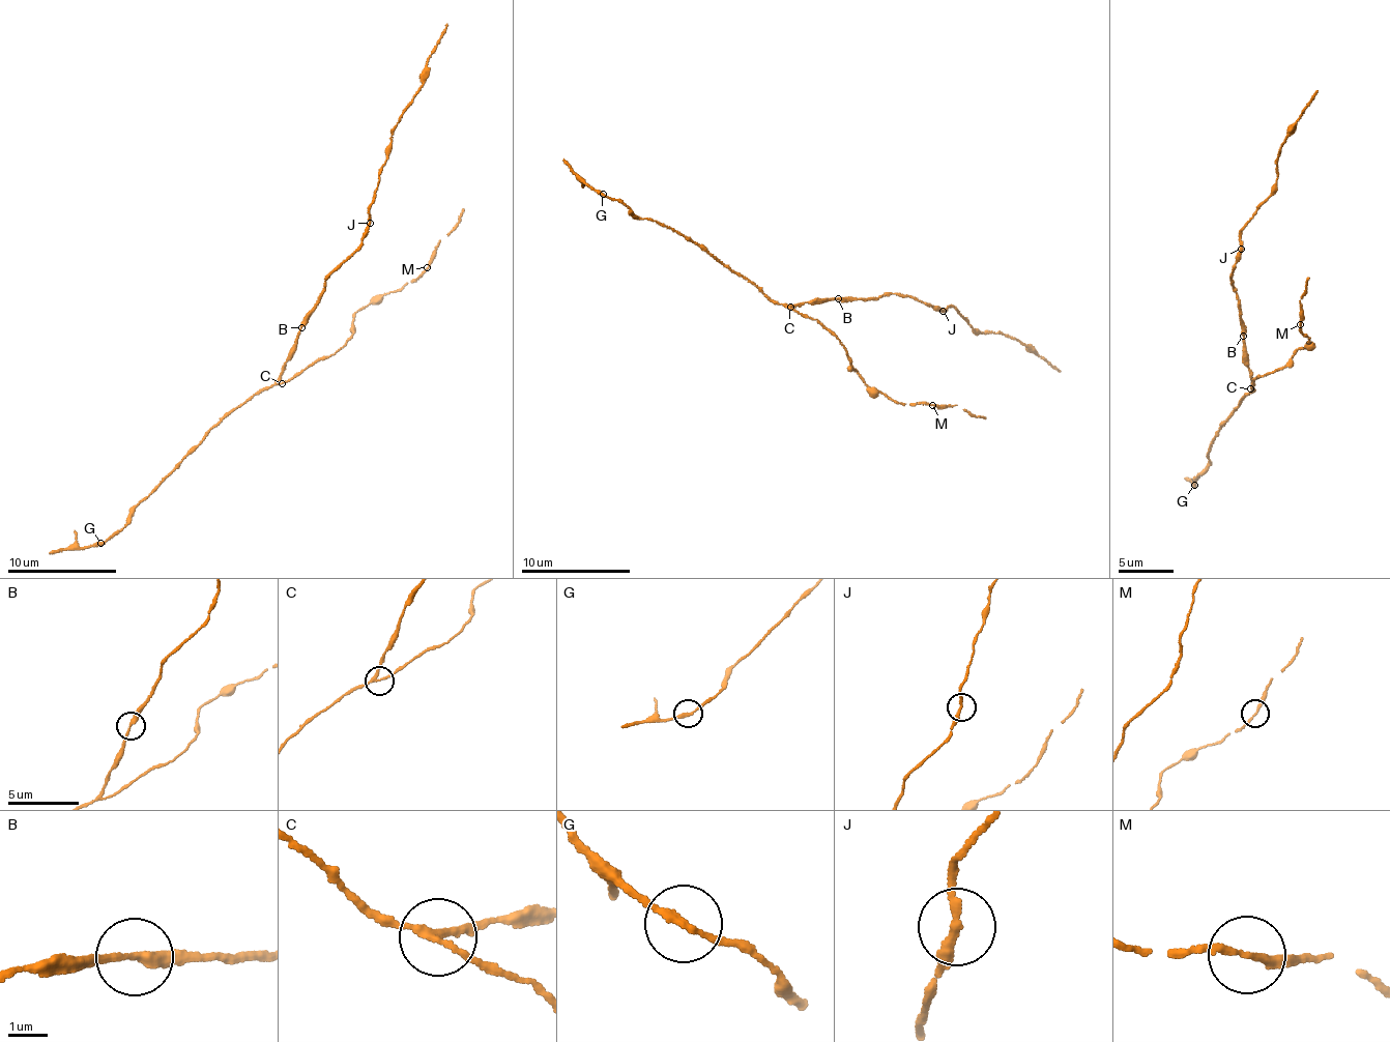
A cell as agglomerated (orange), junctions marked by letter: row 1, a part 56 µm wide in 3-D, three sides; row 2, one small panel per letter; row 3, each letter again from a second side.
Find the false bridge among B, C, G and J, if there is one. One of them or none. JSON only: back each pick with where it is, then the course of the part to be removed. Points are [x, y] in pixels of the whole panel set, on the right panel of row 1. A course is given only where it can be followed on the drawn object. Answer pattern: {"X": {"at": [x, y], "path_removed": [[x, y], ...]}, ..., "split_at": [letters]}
{"split_at": []}

